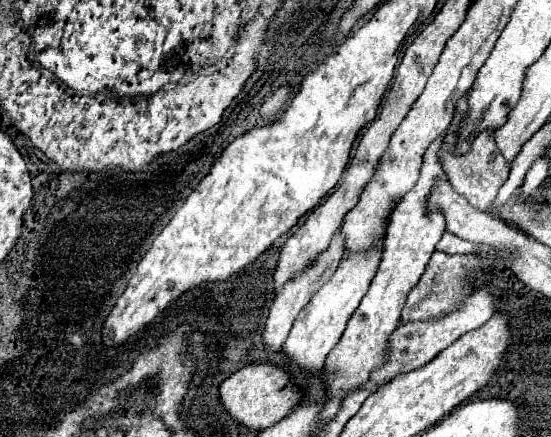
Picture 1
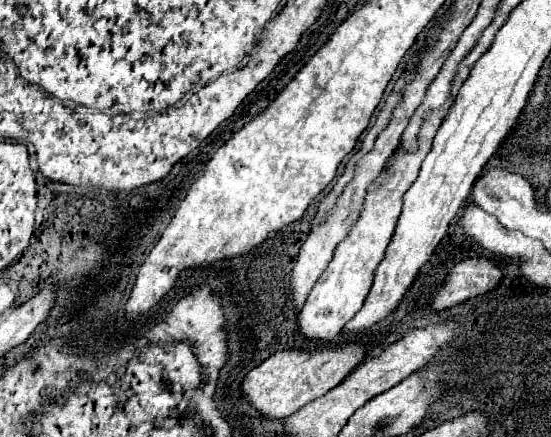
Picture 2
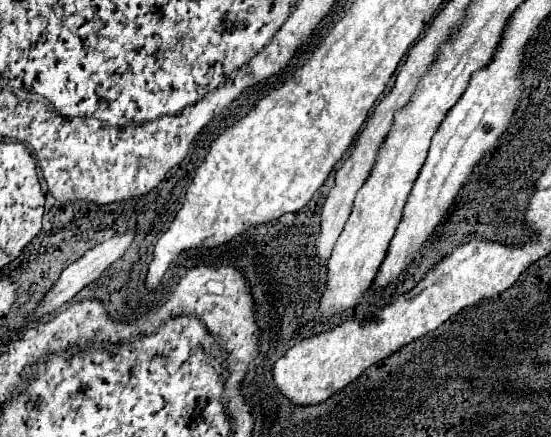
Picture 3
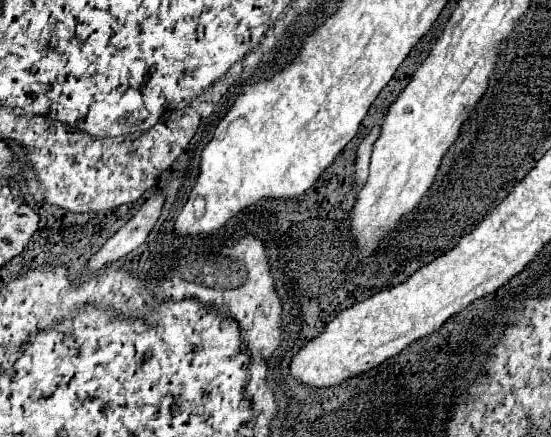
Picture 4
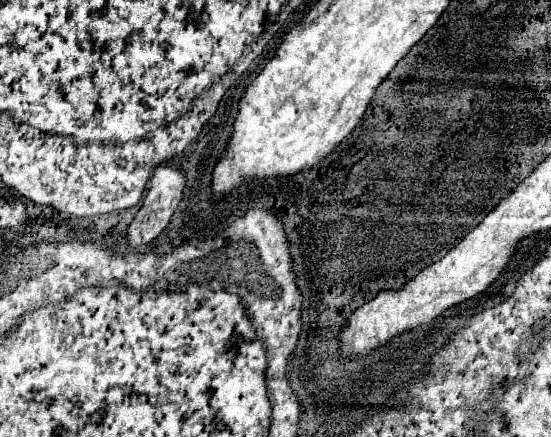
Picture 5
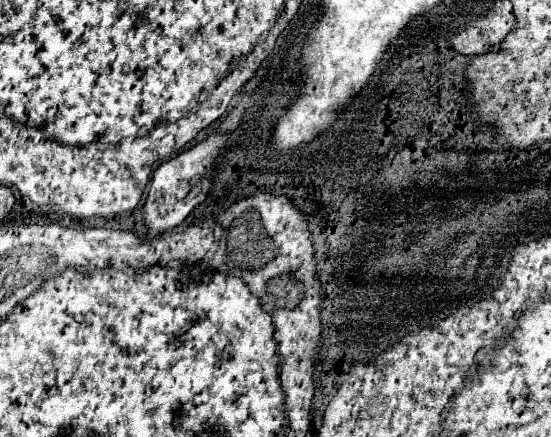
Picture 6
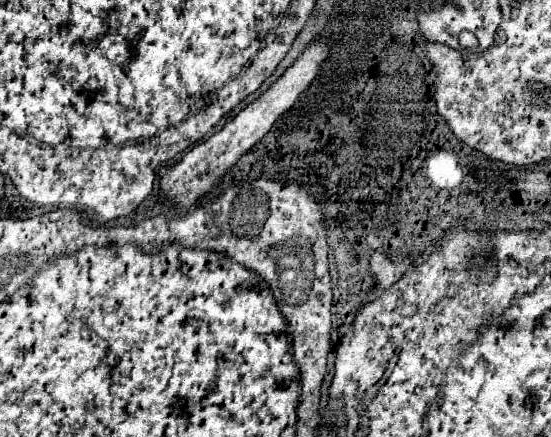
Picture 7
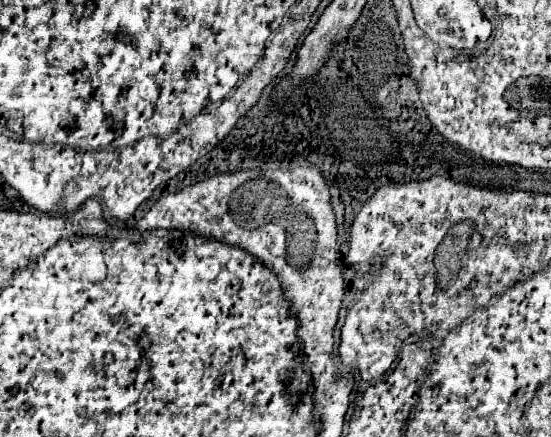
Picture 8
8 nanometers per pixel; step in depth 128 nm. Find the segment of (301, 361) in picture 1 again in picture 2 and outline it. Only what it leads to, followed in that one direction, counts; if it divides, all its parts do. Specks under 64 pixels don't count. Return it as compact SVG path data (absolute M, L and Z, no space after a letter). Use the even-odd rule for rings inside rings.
M446 108L428 112L428 116L424 118L424 128L420 130L420 148L416 148L416 152L408 152L408 156L400 156L400 160L392 160L392 172L382 170L382 174L368 186L362 212L356 224L352 226L352 232L348 232L348 236L336 246L336 252L328 268L324 270L320 280L314 284L310 296L304 302L304 308L298 318L302 336L316 338L316 340L332 340L338 336L344 324L362 308L368 296L368 288L372 286L374 270L380 264L386 252L386 246L390 244L392 232L396 228L396 220L402 210L402 196L414 184L418 176L418 168L424 156L430 152L432 138L436 136L436 130L444 120L446 112L448 112Z

